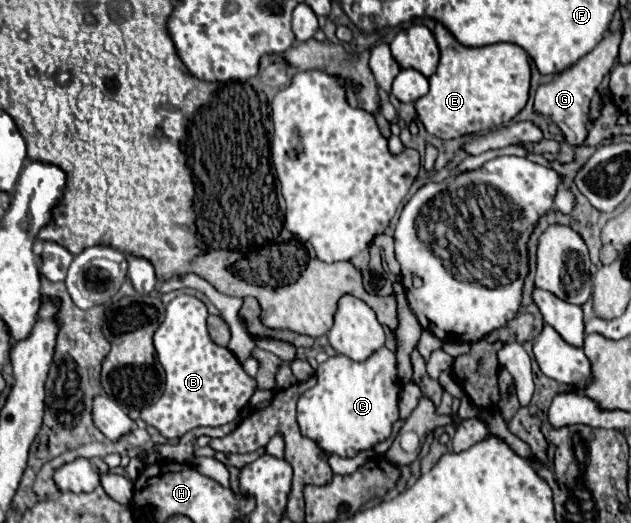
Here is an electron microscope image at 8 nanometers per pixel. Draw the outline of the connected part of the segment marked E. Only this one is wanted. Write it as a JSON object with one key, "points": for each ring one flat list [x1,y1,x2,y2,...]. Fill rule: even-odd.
{"points":[[436,24,434,36,440,48,440,64,430,76,430,92,416,100,416,112,426,126,426,130,438,138,462,138,466,134,476,134,480,130,492,130,508,124,528,102,530,92,530,58,518,46,510,42,498,42,482,48,462,46,442,24]]}

